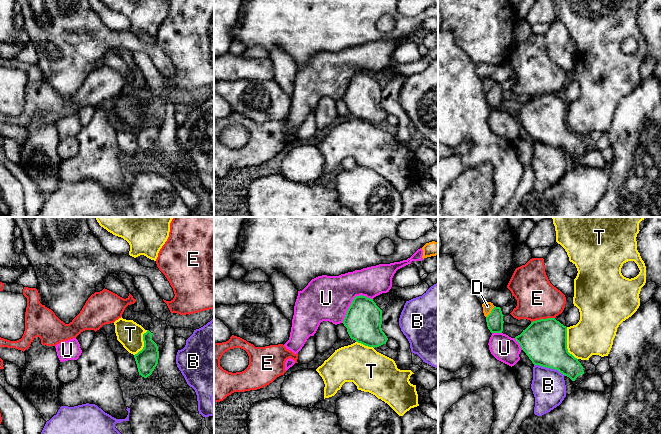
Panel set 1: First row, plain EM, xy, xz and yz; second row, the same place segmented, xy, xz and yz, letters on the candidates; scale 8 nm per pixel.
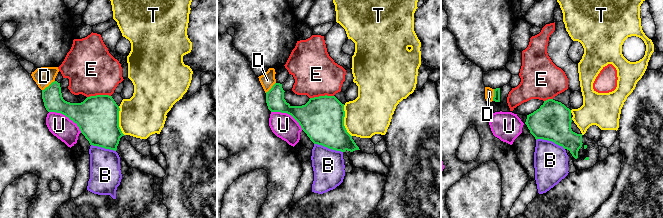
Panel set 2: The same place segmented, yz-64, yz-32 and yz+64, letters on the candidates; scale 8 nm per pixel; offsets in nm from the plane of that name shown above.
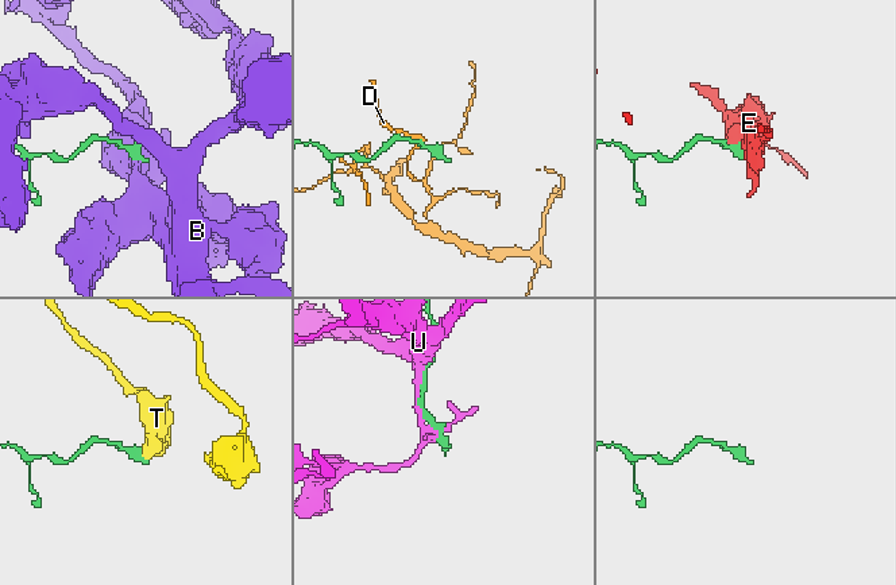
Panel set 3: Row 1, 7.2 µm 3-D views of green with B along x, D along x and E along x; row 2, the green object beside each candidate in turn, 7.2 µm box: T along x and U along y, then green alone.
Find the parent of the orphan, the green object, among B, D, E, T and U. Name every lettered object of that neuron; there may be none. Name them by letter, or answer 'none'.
none

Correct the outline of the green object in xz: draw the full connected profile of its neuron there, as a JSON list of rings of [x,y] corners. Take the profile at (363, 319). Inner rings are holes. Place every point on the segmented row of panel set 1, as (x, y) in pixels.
[[[356,296],[342,322],[351,339],[368,347],[386,344],[388,338],[382,331],[382,310],[373,299]]]

